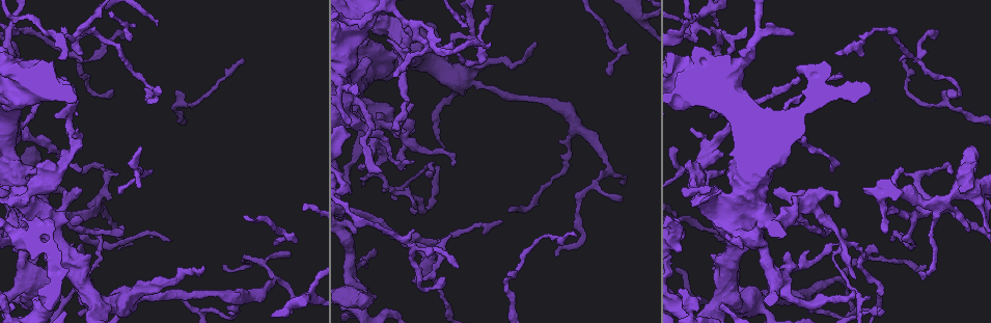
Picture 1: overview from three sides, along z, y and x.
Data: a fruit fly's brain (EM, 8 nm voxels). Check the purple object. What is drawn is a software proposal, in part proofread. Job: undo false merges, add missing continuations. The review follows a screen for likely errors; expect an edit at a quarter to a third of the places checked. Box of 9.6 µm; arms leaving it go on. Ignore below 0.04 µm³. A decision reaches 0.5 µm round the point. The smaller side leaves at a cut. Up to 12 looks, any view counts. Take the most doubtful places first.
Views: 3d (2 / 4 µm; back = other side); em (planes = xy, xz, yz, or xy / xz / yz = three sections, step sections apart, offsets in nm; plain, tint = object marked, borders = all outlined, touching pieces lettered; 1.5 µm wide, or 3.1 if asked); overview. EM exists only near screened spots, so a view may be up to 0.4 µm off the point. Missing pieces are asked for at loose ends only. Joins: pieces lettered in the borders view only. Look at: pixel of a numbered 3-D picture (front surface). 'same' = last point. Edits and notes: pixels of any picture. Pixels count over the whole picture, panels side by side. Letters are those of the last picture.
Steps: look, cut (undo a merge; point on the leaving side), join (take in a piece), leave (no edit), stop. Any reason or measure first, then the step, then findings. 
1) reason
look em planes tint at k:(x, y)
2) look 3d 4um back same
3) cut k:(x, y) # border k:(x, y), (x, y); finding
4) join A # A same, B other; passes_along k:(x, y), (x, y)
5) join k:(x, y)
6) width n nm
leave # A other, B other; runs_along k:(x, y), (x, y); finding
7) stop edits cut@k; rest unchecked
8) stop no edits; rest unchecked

thin end
look 3d 2um at 1:(453, 161)

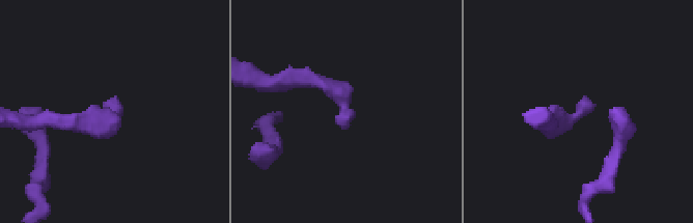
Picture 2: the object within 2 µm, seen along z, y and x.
look em yz step 8 tint at 2:(585, 96)

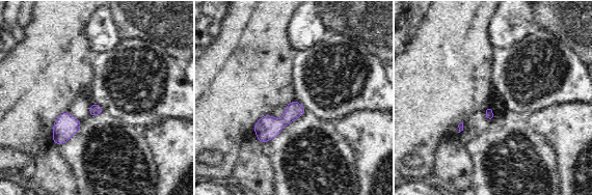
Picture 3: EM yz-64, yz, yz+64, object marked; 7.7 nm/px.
look em planes borders same

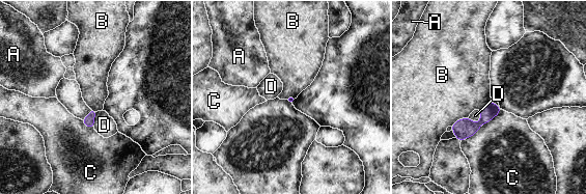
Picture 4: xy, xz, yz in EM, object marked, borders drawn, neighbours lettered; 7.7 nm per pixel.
leave # A other, B other, C other, D other; border 4:(468, 116), (458, 118), (451, 127); none of them fits

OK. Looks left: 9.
branch stops here
look em xz step 8 tint at 1:(422, 212)

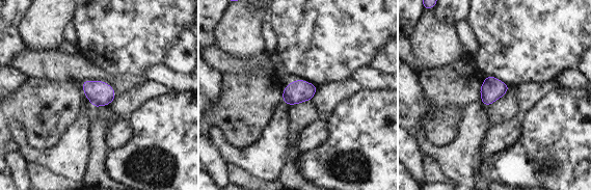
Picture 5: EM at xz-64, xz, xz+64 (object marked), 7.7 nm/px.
look em xy step 8 borders same

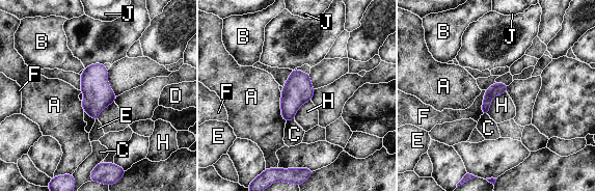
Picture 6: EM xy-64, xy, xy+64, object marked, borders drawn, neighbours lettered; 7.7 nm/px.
leave # A other, B other, C other, D other, E other, F other, H other, J other; runs_along 6:(504, 86), (487, 99), (484, 112); no lettered piece goes on from it

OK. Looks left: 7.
look em xy step 4 tint at 1:(918, 271)

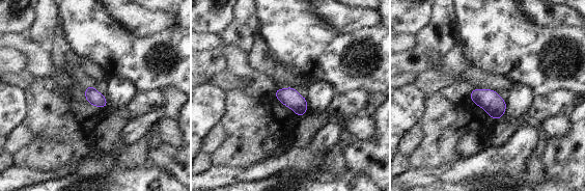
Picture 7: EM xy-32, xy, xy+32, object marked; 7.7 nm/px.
cut it another way
look em planes borders same

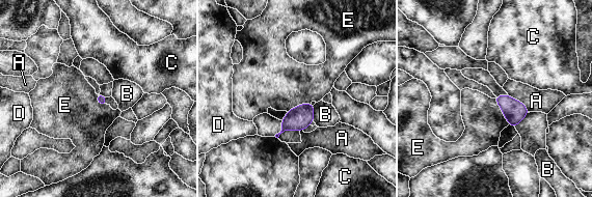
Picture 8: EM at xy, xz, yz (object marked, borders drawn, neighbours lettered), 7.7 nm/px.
leave # A other, B other, C other, D other, E other; border 8:(494, 99), (509, 123); no lettered piece goes on from it

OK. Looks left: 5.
an open end
look em planes plain at 1:(691, 129)

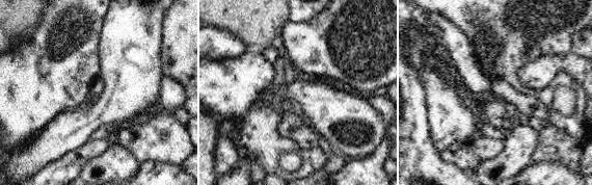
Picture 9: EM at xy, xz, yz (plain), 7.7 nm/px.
look em planes borders same

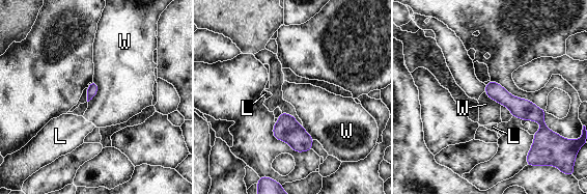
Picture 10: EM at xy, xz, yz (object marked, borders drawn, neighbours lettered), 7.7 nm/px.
leave # L other, W other; runs_along 10:(487, 87), (540, 119); no lettered piece goes on from it

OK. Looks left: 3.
branch stops here
look em planes borders at 1:(507, 211)

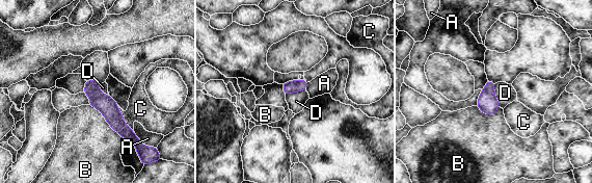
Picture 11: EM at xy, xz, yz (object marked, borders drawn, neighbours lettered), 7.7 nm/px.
width 100 nm
leave # A other, B other, C other, D other; runs_along 11:(87, 82), (114, 119), (130, 133); no lettered piece goes on from it

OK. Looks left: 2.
stop no edits; rest unchecked

